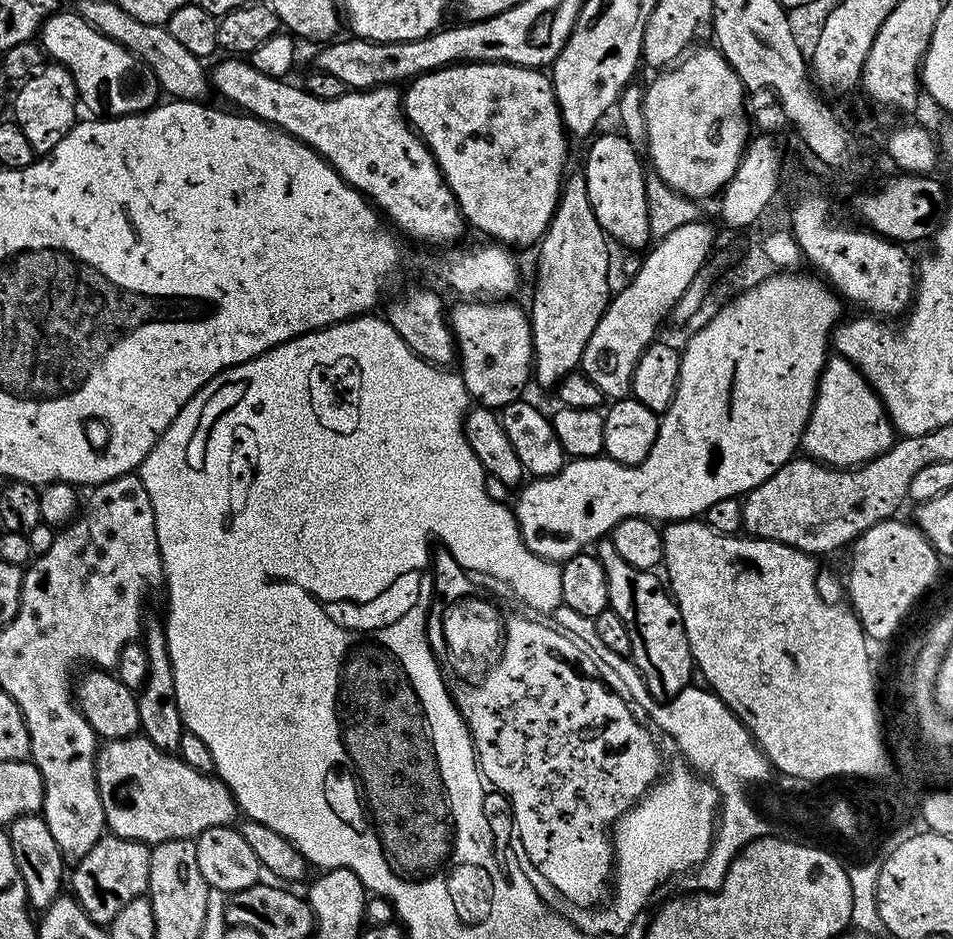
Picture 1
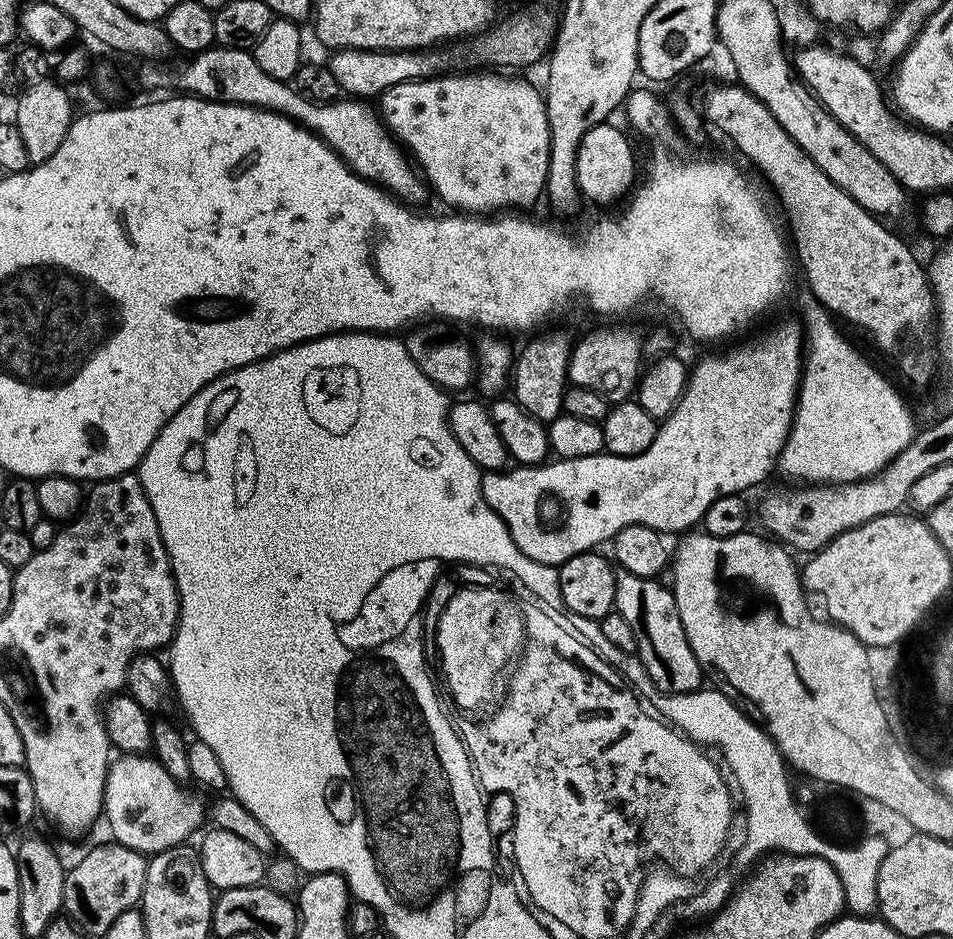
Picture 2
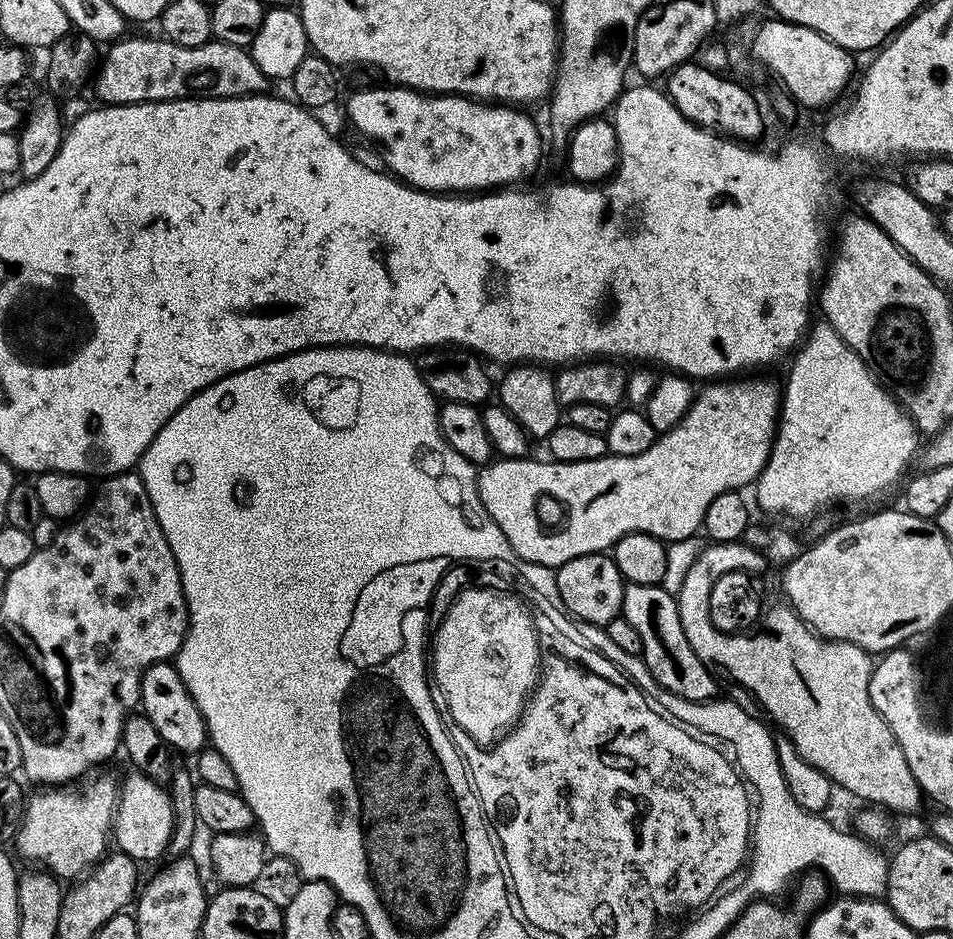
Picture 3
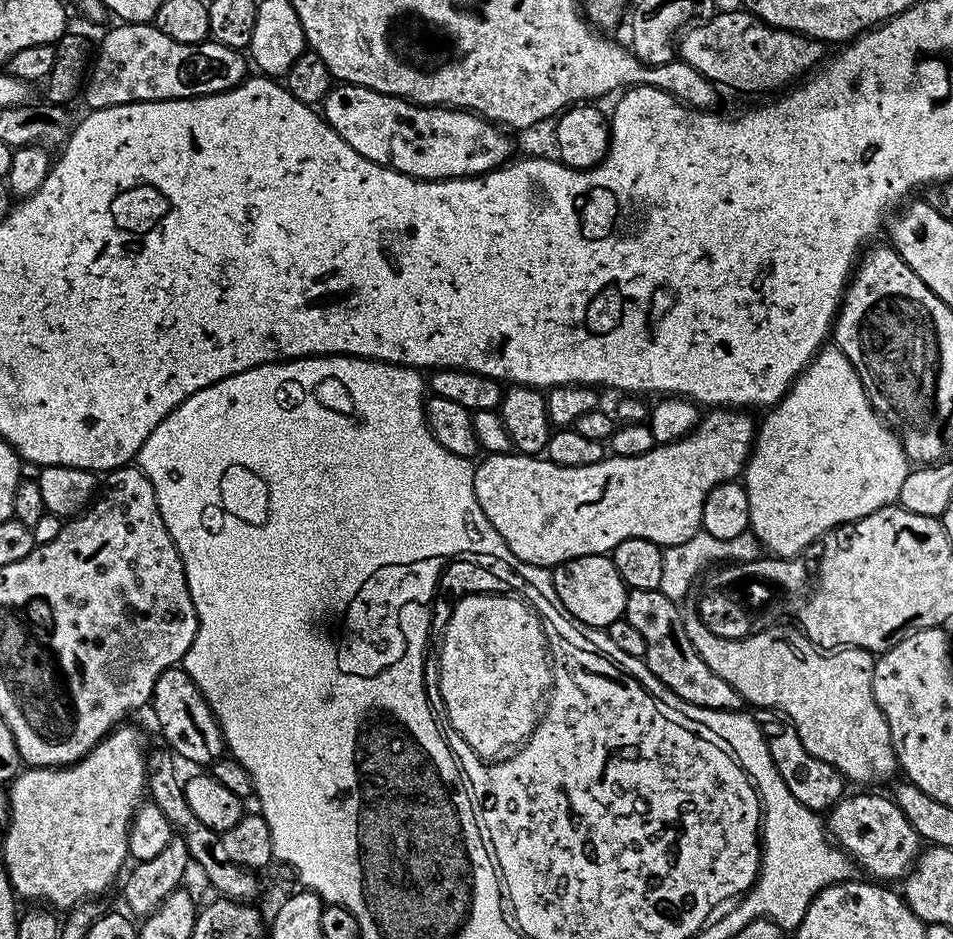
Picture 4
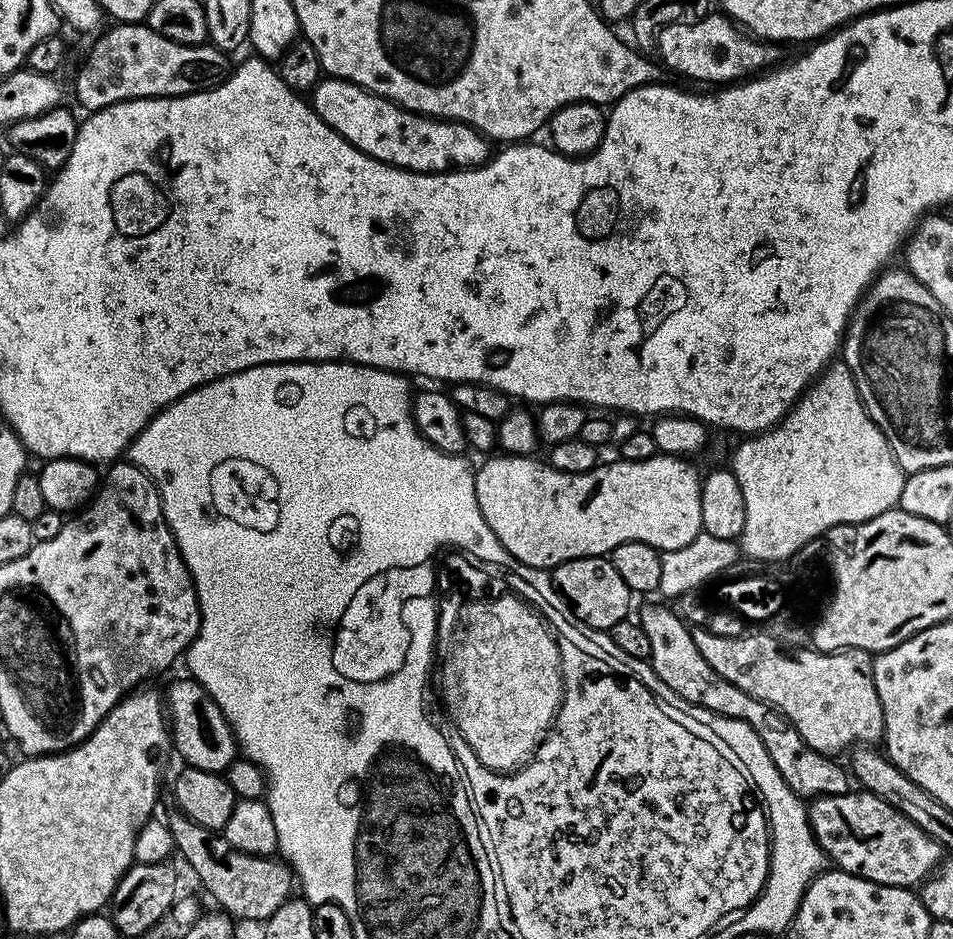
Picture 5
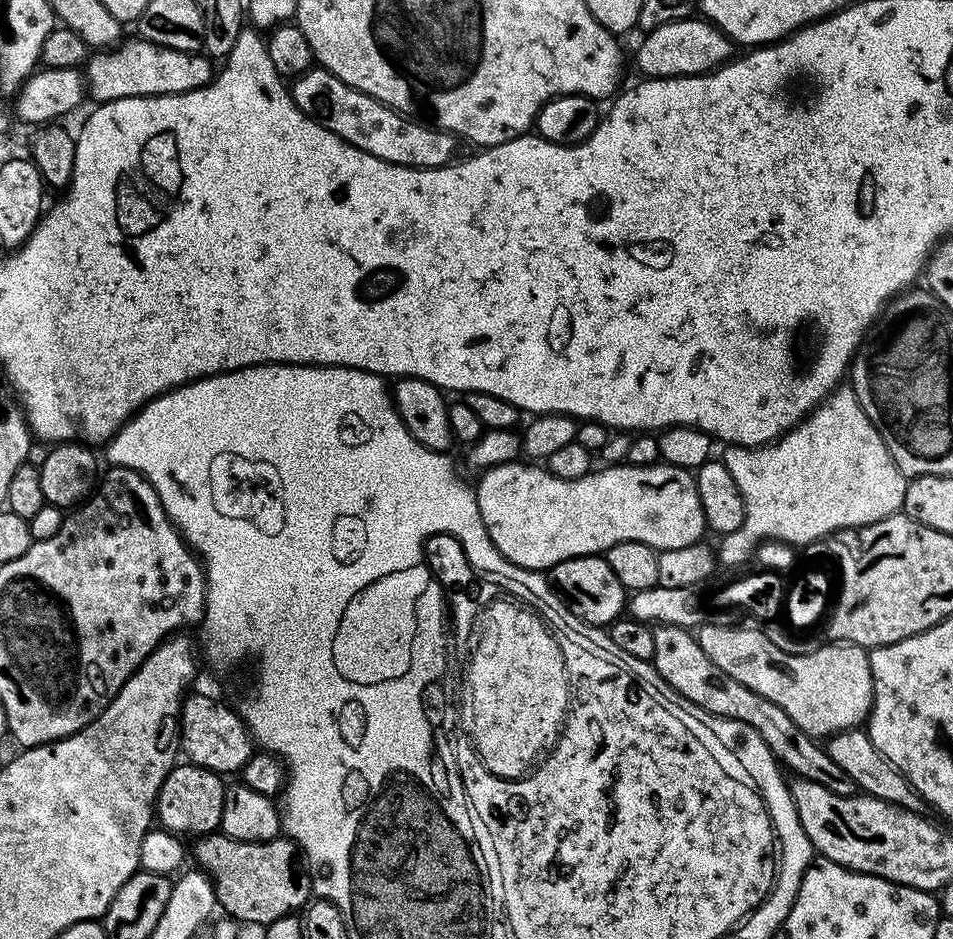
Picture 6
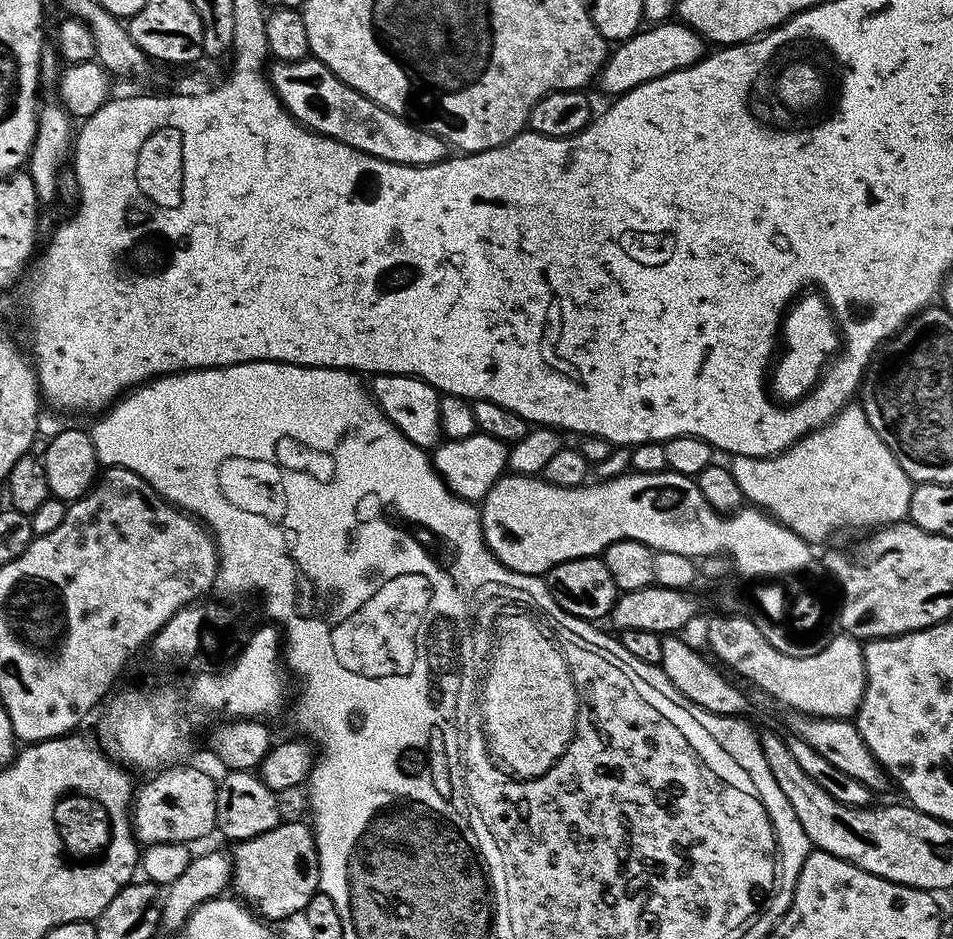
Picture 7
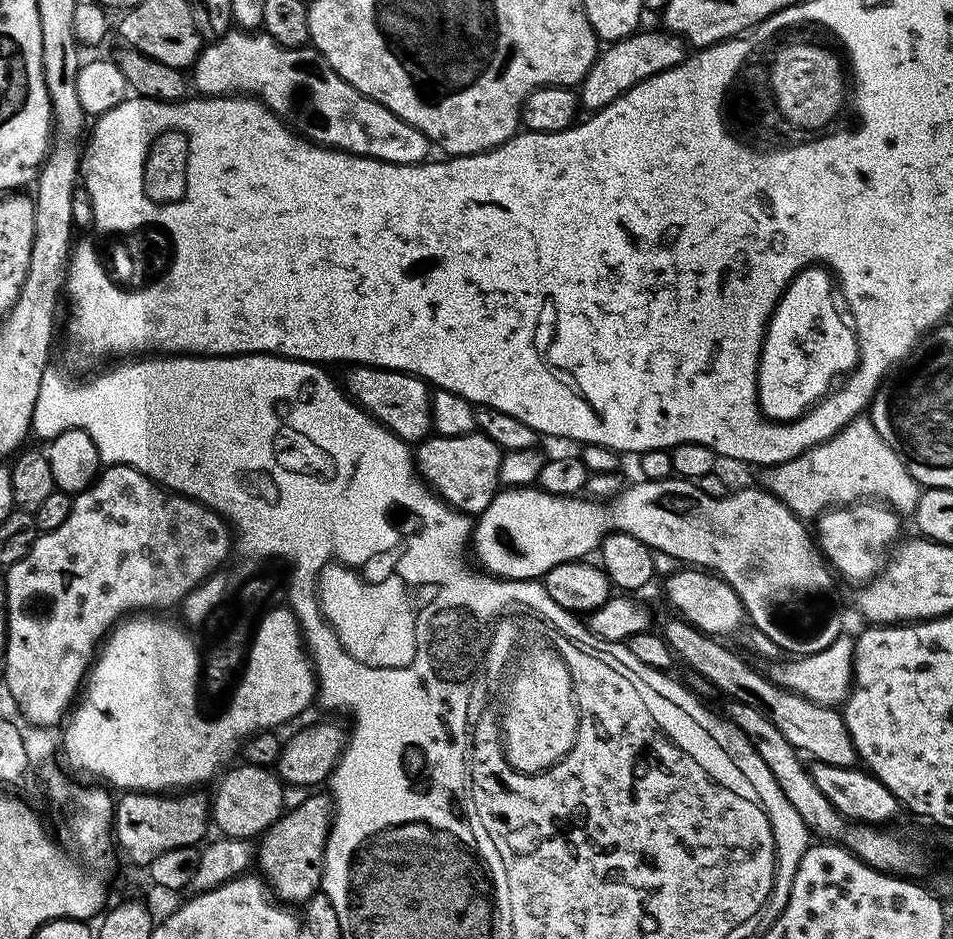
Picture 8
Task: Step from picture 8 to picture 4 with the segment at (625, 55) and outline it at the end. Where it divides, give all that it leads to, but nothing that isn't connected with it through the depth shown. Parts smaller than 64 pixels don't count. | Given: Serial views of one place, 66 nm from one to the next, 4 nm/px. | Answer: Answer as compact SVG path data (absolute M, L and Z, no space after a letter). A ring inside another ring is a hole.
M717 11L710 19L689 27L678 40L679 59L694 66L698 74L721 89L733 88L736 92L783 89L811 73L825 59L825 45L821 41L785 28L771 28L764 21L757 20L751 12L739 11Z

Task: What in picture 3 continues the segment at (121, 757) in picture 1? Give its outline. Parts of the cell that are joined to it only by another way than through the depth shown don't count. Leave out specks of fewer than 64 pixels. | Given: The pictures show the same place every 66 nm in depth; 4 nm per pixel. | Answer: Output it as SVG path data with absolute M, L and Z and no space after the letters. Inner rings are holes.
M133 774L122 780L118 792L116 815L114 817L114 844L121 852L125 852L131 860L156 860L168 852L168 843L172 841L171 795L150 777Z

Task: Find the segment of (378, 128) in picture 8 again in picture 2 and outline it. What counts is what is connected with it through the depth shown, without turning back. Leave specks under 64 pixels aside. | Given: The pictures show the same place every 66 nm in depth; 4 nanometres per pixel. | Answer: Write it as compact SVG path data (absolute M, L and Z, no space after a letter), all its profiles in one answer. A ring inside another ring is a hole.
M472 70L467 74L441 74L430 80L418 80L410 84L399 84L398 86L390 86L390 90L386 90L378 97L378 115L384 121L384 125L388 127L389 132L396 137L397 141L410 153L411 159L414 161L417 169L422 173L423 179L426 181L427 187L432 188L445 200L448 204L453 204L453 209L459 210L464 214L496 214L501 210L528 210L528 207L535 202L536 199L541 199L542 193L545 191L548 183L548 163L550 162L550 122L548 121L548 108L544 105L544 98L541 89L536 89L528 80L515 80L515 75L512 74L497 74L492 70Z

